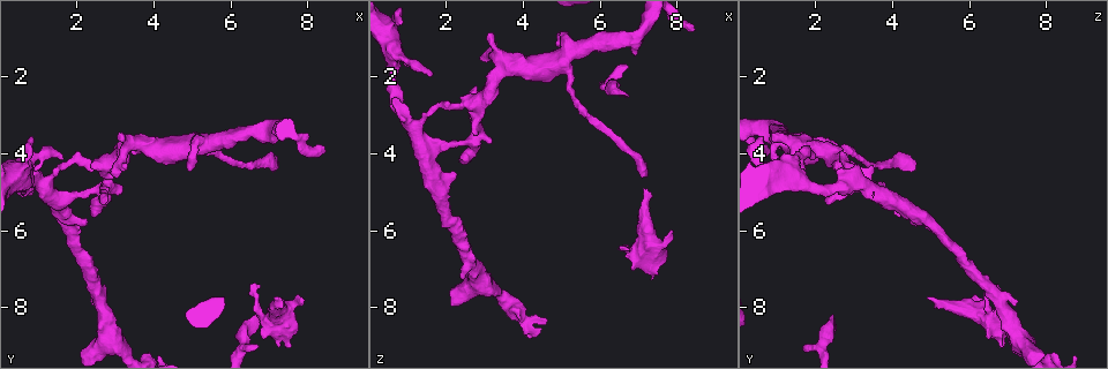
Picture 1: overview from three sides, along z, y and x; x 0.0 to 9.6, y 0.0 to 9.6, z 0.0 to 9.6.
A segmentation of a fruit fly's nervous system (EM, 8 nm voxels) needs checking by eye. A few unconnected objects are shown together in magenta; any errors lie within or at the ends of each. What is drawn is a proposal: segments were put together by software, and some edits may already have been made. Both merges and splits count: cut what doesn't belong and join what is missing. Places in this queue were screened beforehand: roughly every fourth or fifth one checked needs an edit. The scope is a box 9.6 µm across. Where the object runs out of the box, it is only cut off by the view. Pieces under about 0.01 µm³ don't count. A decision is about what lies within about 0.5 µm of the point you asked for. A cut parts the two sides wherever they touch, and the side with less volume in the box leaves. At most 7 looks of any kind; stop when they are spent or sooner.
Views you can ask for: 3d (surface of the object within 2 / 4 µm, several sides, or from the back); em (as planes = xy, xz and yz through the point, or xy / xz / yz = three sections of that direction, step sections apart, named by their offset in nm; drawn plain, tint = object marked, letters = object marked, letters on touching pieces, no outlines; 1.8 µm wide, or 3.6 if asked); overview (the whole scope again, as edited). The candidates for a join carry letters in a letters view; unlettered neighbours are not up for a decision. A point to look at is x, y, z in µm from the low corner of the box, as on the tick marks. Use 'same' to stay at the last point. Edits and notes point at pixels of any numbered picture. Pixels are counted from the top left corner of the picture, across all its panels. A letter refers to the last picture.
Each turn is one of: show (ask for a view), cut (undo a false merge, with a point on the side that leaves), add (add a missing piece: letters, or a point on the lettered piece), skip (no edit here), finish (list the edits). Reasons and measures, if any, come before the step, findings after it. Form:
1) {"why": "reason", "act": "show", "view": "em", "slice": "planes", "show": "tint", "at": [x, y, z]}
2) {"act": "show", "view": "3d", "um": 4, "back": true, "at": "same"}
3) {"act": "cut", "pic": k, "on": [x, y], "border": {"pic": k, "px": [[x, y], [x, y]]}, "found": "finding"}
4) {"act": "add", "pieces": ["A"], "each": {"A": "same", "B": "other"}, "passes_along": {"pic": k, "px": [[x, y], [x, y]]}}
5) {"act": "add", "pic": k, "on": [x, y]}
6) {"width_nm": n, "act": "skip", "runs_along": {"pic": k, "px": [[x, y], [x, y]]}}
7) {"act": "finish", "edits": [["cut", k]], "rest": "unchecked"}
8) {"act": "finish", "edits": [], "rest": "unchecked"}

{"why": "an open end", "act": "show", "view": "em", "slice": "xz", "step": 16, "show": "letters", "at": [7.05, 7.75, 4.90]}

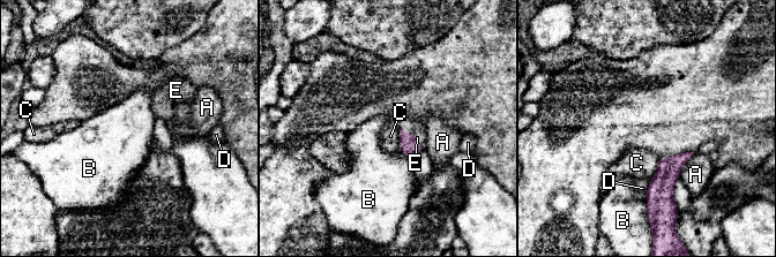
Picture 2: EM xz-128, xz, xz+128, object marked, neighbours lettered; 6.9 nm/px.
{"act": "show", "view": "em", "slice": "planes", "show": "letters", "at": "same"}

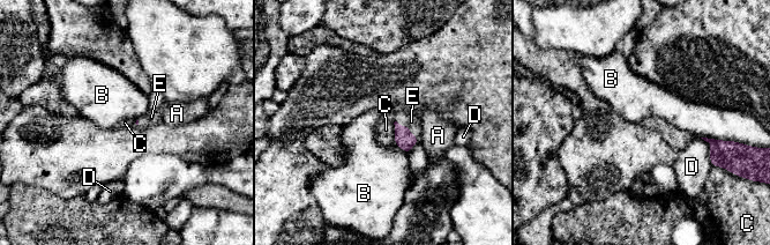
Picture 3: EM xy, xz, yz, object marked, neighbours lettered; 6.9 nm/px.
{"act": "add", "pieces": ["E"], "each": {"A": "other", "B": "other", "C": "other", "D": "other", "E": "same"}, "passes_along": {"pic": 3, "px": [[403, 139], [409, 128], [403, 118]]}, "found": "it goes on there"}

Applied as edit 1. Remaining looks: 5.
{"why": "branch point", "act": "show", "view": "3d", "um": 4, "at": [7.05, 8.30, 6.50]}

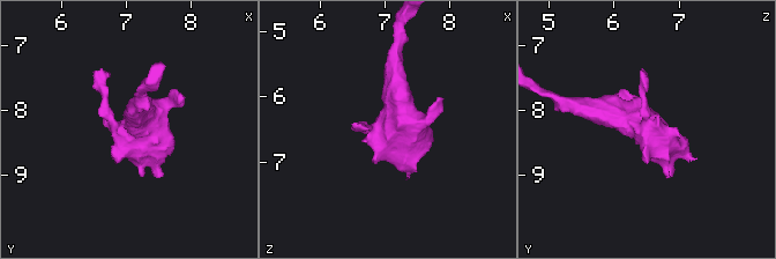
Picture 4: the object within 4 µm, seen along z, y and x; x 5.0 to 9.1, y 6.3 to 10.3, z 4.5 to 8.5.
{"why": "now the EM", "act": "show", "view": "em", "um": 3.6, "slice": "planes", "show": "letters", "at": [7.05, 8.35, 6.50]}

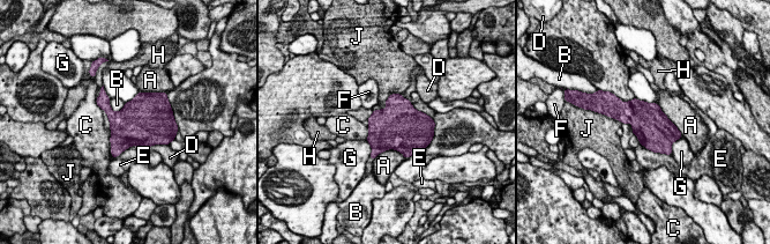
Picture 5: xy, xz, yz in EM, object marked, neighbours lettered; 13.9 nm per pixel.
{"longest_contact_nm": ["A", 440], "act": "skip", "each": {"A": "other", "B": "other", "C": "other", "D": "other", "E": "other", "F": "other", "G": "other", "H": "other", "J": "other"}, "found": "one neuron here"}

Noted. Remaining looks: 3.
{"why": "free end", "act": "show", "view": "em", "slice": "planes", "show": "letters", "at": [6.75, 8.25, 2.45]}

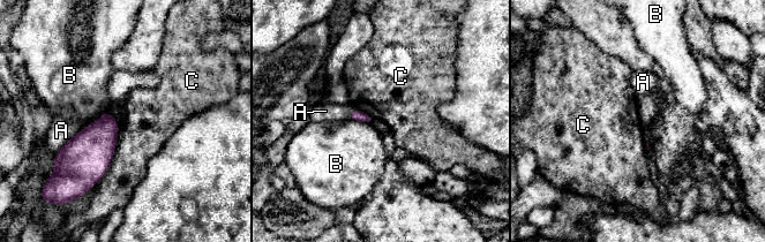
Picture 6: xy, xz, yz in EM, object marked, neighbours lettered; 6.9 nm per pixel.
{"act": "skip", "each": {"A": "other", "B": "other", "C": "other"}, "border": {"pic": 6, "px": [[119, 123], [110, 166], [92, 186]]}, "found": "no lettered piece goes on from it"}

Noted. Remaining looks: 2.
{"act": "finish", "edits": [["add", 3]], "rest": "unchecked"}

